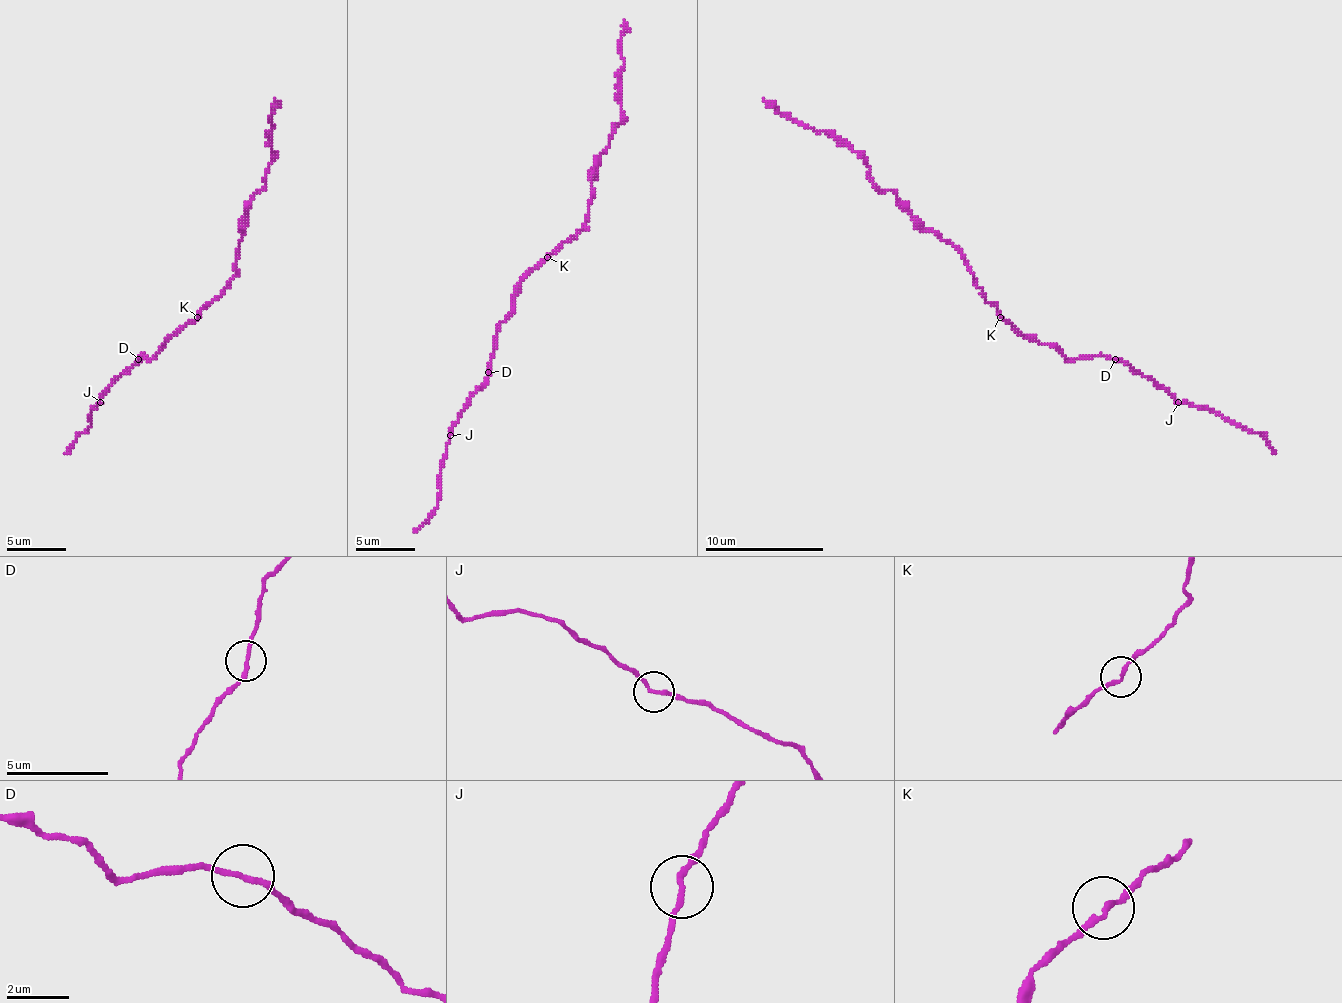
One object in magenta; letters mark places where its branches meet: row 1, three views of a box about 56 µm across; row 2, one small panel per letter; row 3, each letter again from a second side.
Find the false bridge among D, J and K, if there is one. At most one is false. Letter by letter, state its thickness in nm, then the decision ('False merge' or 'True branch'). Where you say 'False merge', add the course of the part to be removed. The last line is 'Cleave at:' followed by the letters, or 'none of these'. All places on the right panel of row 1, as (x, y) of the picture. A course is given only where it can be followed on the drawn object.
D: Thickness 170 nm. True branch
J: Thickness 170 nm. True branch
K: Thickness 170 nm. True branch
Cleave at: none of these

